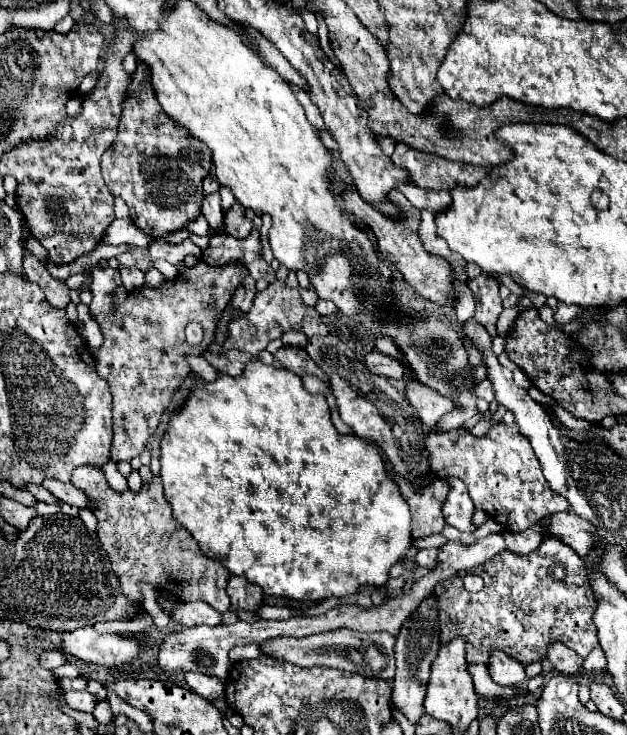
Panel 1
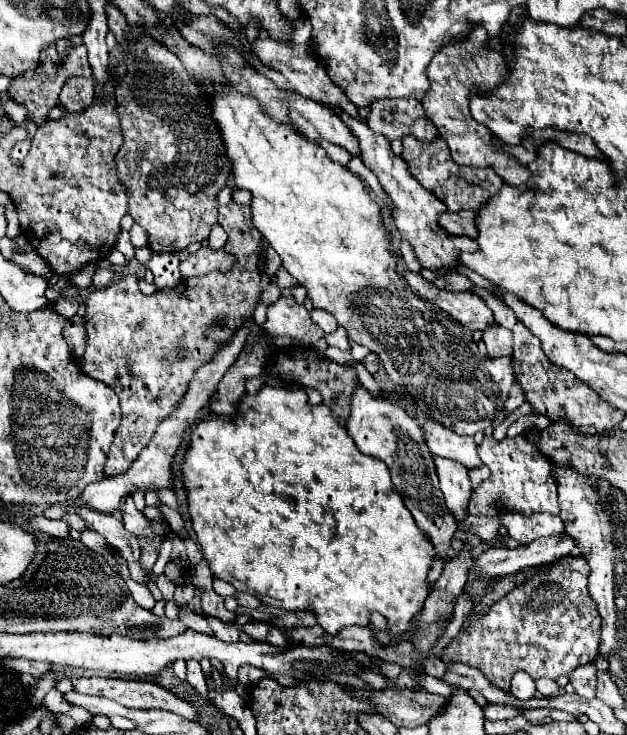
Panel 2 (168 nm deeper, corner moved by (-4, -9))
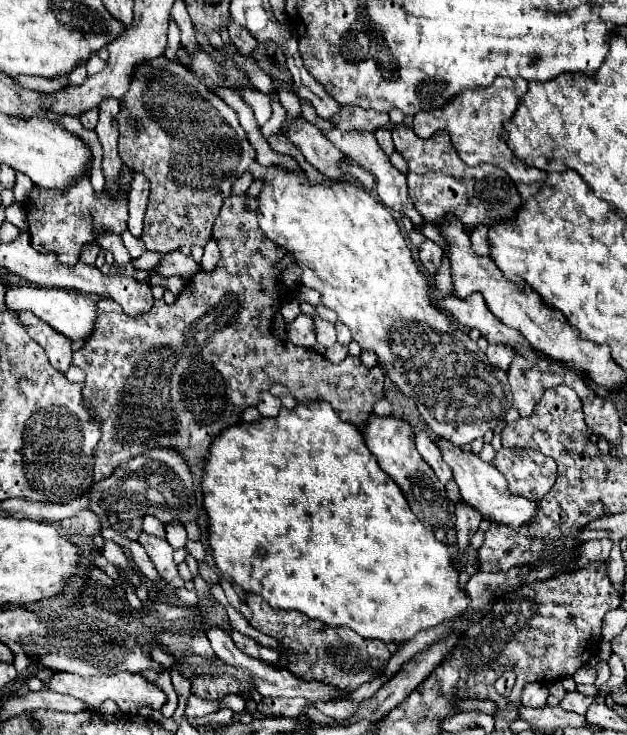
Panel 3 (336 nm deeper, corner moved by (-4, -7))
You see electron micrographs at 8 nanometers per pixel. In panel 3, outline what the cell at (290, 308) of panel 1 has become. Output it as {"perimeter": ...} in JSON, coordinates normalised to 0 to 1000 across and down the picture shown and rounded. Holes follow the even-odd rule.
{"perimeter":[[[475,427],[459,444],[456,444],[456,463],[463,463],[472,471],[501,473],[504,468],[504,449],[501,435],[491,427]]]}

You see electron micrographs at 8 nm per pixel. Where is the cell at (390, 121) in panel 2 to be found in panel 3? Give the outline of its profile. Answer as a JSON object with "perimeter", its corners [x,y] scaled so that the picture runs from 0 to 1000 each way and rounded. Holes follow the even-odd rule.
{"perimeter":[[[603,174],[596,182],[600,182],[603,196],[609,199],[609,204],[622,212],[622,210],[625,210],[625,201],[628,201],[628,199],[625,199],[625,177],[622,177],[622,174]]]}

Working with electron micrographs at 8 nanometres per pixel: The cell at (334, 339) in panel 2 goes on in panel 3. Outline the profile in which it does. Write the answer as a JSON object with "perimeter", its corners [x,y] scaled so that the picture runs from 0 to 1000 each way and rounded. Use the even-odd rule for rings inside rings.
{"perimeter":[[[536,465],[536,471],[533,471],[533,473],[523,473],[517,484],[520,484],[523,490],[530,490],[530,493],[542,493],[542,490],[549,490],[549,487],[555,484],[555,473]]]}

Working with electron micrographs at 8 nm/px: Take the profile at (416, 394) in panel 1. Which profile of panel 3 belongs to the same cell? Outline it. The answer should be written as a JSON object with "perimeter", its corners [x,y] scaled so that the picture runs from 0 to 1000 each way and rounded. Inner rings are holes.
{"perimeter":[[[699,596],[699,610],[705,615],[705,623],[708,629],[721,637],[724,642],[724,653],[734,664],[734,672],[737,678],[769,699],[772,707],[778,710],[794,710],[794,713],[804,713],[804,716],[813,716],[820,721],[845,713],[855,699],[858,699],[858,688],[855,683],[848,680],[839,680],[833,675],[817,675],[813,667],[810,667],[810,659],[807,659],[807,650],[801,648],[801,642],[794,642],[785,631],[772,629],[762,618],[753,618],[753,615],[743,615],[730,607],[724,607],[718,599],[711,596]]]}

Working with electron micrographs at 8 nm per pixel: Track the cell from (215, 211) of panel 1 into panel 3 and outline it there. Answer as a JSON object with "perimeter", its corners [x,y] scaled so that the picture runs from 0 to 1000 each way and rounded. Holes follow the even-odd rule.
{"perimeter":[[[335,324],[332,327],[332,332],[329,332],[329,337],[325,337],[325,348],[322,348],[322,367],[338,367],[344,359],[348,359],[348,354],[351,354],[351,340],[348,340],[348,329],[341,327],[341,324]]]}

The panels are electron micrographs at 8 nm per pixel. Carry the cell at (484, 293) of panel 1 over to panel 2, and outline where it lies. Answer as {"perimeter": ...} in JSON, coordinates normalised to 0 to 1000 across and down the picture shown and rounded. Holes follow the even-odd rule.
{"perimeter":[[[785,444],[772,454],[772,468],[781,487],[817,484],[817,452],[801,444]]]}

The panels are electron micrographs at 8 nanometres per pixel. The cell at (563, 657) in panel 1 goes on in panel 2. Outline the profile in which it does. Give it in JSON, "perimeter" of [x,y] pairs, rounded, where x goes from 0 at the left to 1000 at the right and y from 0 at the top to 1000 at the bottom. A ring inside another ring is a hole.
{"perimeter":[[[935,903],[935,906],[922,906],[919,912],[912,912],[909,931],[915,933],[925,950],[944,952],[951,947],[951,906]]]}

